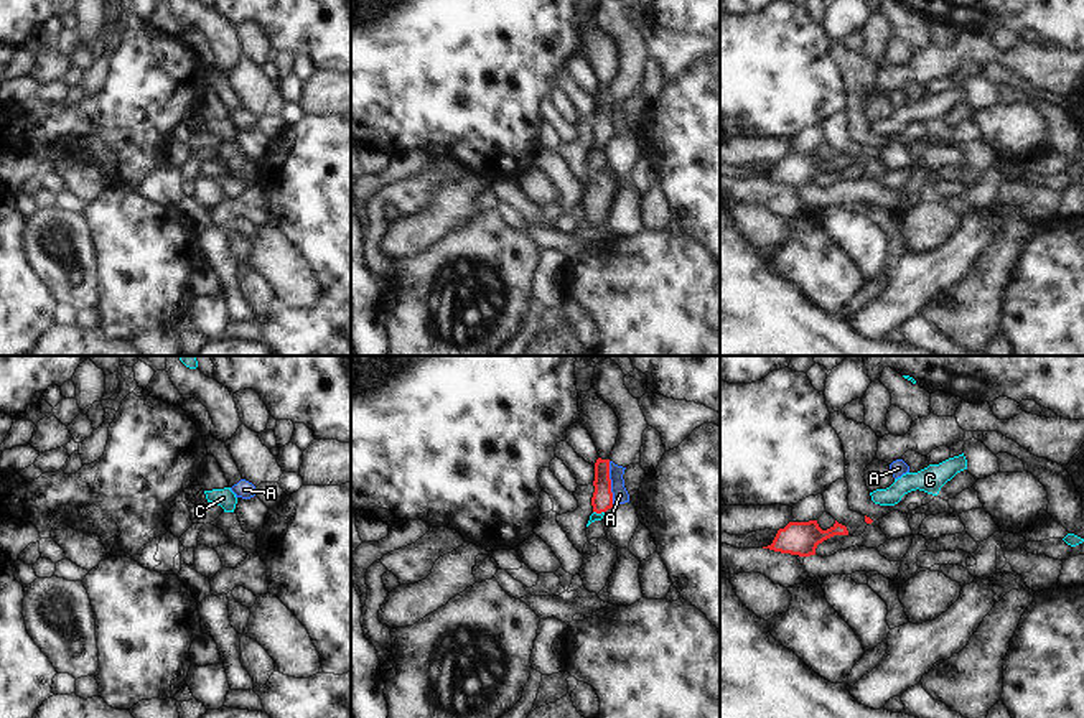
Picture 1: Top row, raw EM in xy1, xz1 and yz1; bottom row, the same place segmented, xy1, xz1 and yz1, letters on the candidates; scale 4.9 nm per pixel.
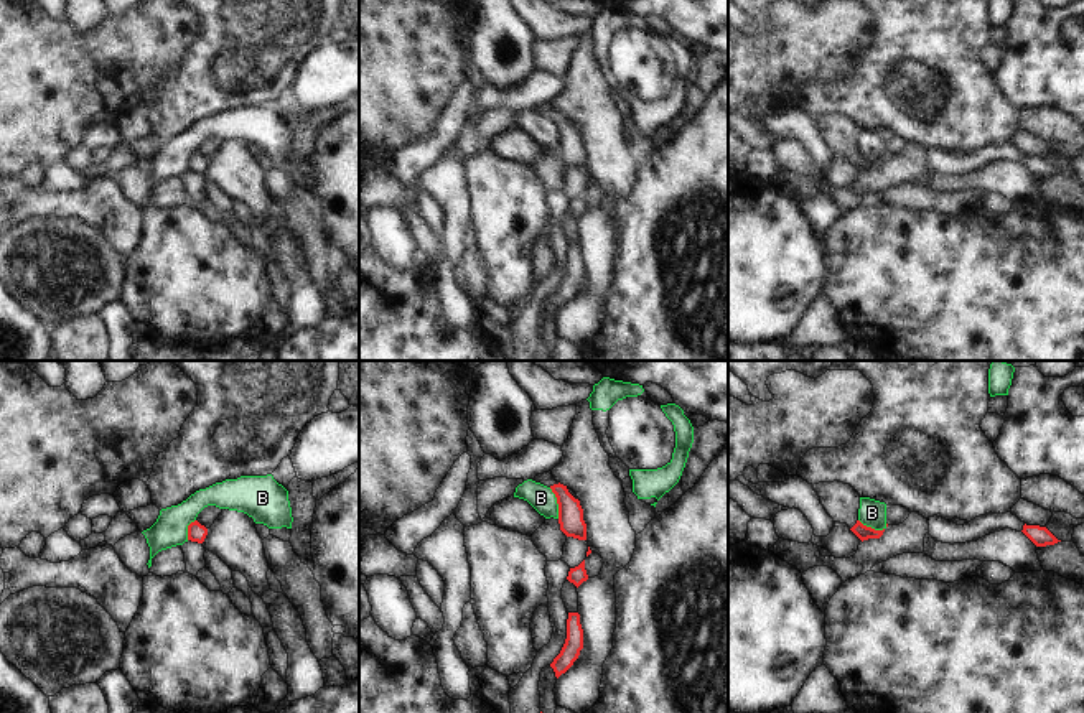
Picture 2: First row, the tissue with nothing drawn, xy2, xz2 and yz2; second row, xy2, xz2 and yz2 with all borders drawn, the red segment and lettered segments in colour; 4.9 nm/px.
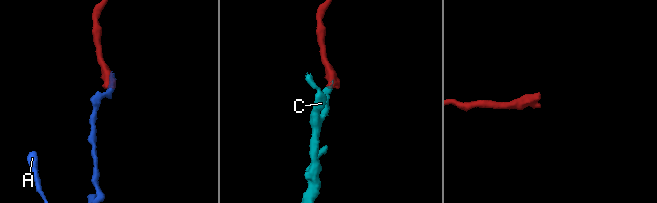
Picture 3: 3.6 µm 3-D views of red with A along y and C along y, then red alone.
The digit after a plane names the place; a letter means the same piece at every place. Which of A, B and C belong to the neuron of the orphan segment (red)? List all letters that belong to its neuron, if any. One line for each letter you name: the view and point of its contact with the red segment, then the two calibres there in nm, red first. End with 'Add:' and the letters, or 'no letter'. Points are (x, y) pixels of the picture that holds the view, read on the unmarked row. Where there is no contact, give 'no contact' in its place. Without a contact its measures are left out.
C: xz1 (598, 144) | 100/40 nm
Add: C

